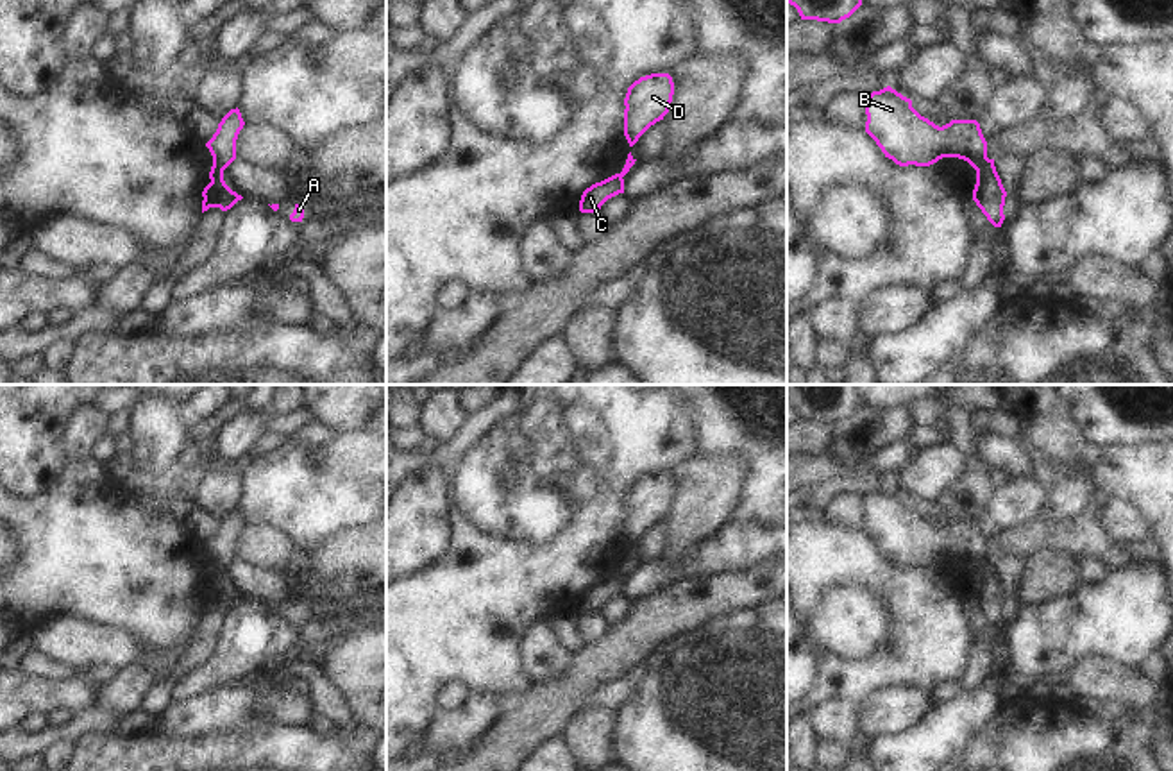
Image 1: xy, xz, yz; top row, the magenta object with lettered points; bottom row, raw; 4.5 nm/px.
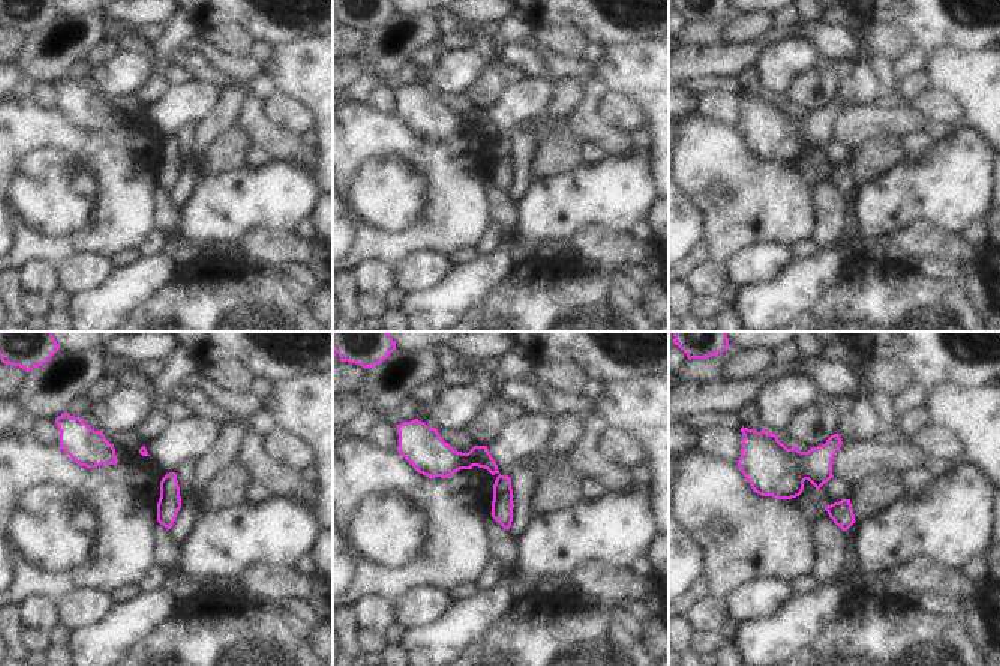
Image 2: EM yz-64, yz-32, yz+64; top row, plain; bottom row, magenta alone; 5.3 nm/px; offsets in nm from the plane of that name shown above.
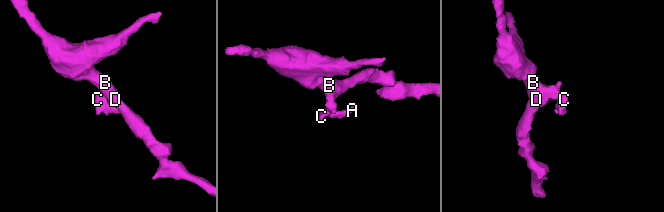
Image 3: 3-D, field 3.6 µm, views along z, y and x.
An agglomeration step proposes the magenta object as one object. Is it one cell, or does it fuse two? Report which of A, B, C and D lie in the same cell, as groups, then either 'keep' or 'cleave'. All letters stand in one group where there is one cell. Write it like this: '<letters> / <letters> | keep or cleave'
A C / B D | cleave

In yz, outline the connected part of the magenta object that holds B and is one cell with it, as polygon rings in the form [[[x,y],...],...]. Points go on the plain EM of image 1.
[[[890,487],[865,497],[865,515],[865,533],[899,567],[958,558],[980,571],[987,560],[987,542],[976,521],[951,521],[939,528]]]

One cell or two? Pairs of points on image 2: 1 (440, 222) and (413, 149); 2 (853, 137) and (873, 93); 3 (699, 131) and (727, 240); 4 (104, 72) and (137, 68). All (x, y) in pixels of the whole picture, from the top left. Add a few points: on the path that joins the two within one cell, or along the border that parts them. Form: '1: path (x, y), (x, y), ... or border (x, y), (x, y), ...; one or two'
1: path (440, 204), (440, 176), (431, 167); one
2: border (883, 101), (843, 107); two
3: path (715, 158), (739, 182), (739, 213); one
4: path (111, 72), (129, 71); one

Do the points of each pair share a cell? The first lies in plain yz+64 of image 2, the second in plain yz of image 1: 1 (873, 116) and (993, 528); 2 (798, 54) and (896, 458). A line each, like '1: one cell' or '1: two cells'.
1: two cells
2: two cells

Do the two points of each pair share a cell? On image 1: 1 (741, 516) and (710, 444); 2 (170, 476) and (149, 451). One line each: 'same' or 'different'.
1: same
2: different

